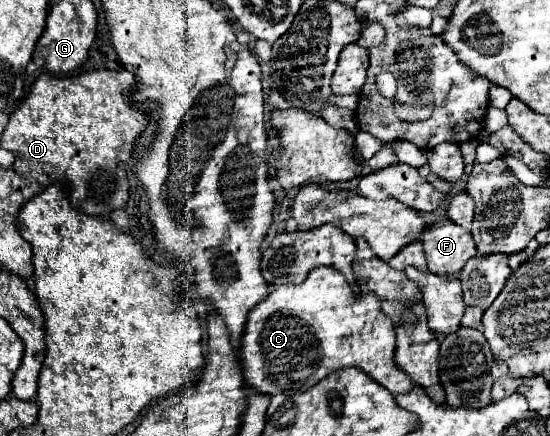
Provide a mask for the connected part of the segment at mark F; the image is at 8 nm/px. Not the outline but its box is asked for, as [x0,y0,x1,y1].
[421,218,477,278]

